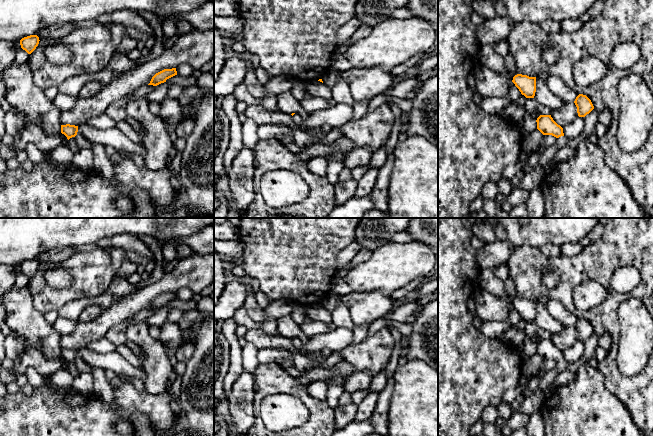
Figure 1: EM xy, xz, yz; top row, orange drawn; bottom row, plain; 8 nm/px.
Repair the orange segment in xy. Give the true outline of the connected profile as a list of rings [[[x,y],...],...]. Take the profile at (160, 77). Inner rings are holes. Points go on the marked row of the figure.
[[[172,68],[172,69],[164,69],[158,73],[156,73],[150,83],[148,85],[153,85],[153,86],[157,86],[161,83],[164,83],[166,82],[167,79],[173,77],[177,75],[177,71],[176,71],[176,68]]]

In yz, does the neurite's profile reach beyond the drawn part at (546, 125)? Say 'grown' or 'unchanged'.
unchanged

